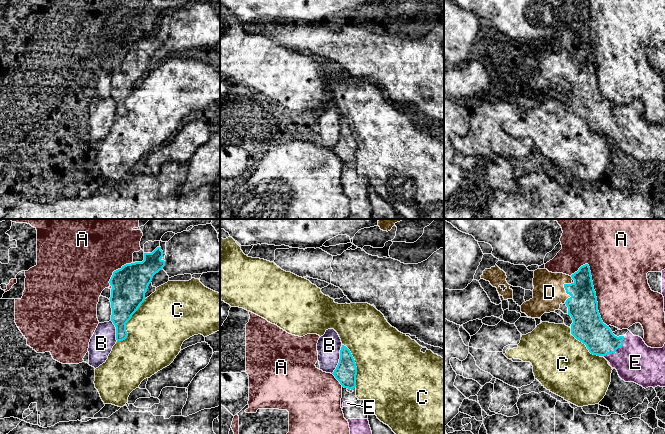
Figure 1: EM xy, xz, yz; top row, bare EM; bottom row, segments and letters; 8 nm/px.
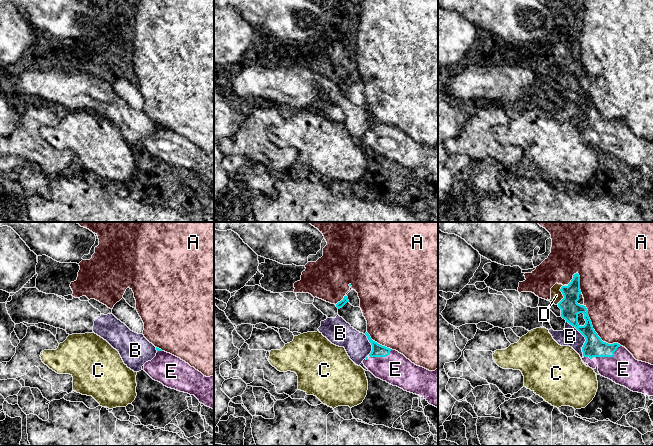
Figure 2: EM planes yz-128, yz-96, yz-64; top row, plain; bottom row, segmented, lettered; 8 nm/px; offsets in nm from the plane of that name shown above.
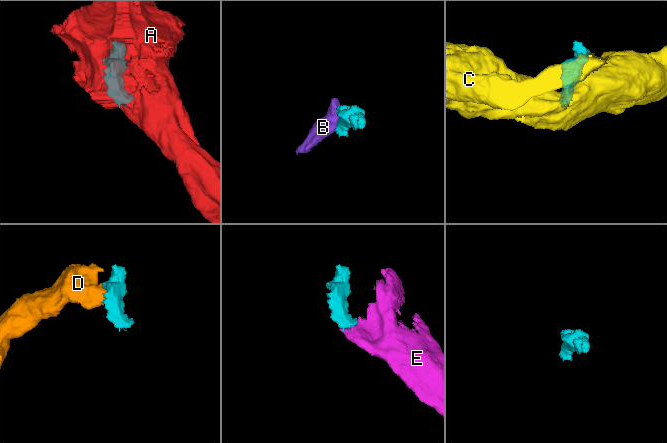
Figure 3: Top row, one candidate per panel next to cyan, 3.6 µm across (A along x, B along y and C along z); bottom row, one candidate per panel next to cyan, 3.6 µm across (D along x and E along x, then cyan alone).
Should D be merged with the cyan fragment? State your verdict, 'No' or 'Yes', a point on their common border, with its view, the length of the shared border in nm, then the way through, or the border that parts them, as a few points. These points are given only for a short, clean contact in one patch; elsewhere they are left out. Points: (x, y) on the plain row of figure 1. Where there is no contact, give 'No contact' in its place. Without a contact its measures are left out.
Yes. Touches cyan at yz (565, 65). Shared border 180 nm. Path across: yz (582, 82), (565, 65), (552, 65), (549, 68)

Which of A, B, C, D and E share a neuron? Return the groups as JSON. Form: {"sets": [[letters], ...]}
{"sets": [["A"], ["B"], ["C"], ["D", "E"]]}

